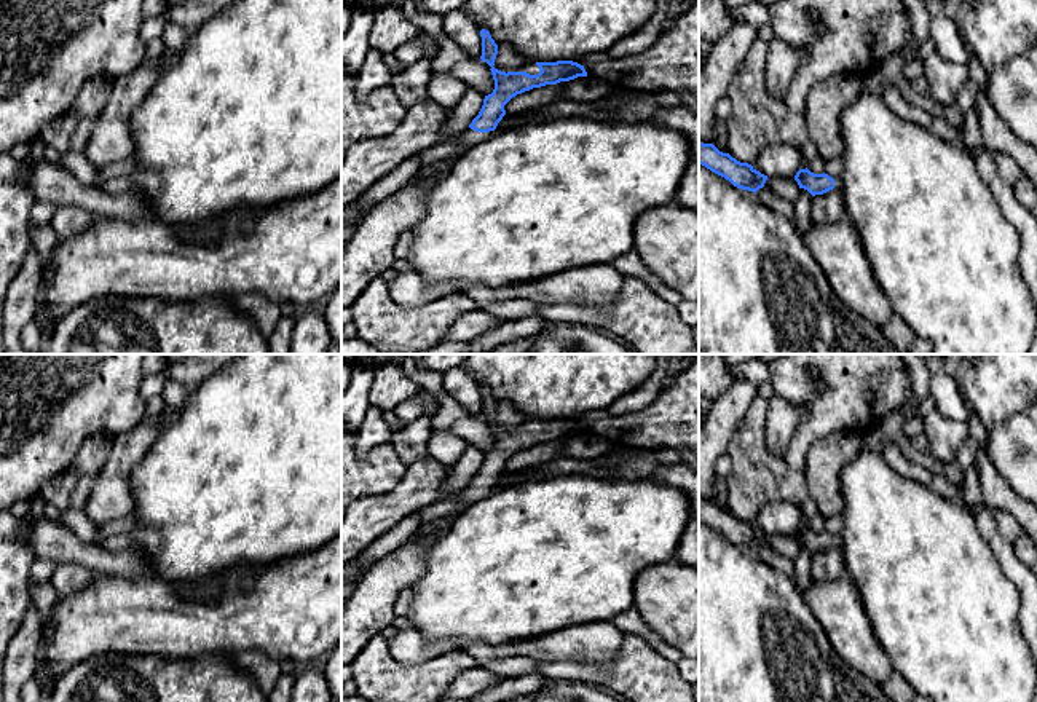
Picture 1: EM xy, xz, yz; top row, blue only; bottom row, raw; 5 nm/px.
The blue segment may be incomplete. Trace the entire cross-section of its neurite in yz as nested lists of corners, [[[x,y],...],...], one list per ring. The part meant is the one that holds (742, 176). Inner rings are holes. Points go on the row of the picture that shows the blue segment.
[[[699,142],[699,164],[724,177],[734,187],[756,193],[764,187],[767,176],[748,163],[740,163],[729,153],[720,152],[713,144]]]

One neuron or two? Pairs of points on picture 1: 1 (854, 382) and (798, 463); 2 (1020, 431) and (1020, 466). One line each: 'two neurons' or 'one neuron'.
1: one neuron
2: one neuron

